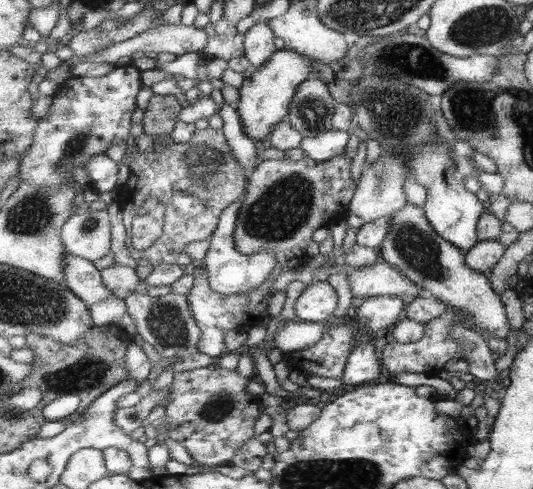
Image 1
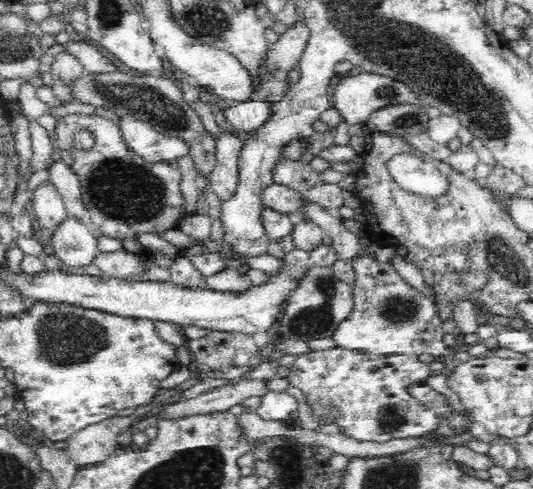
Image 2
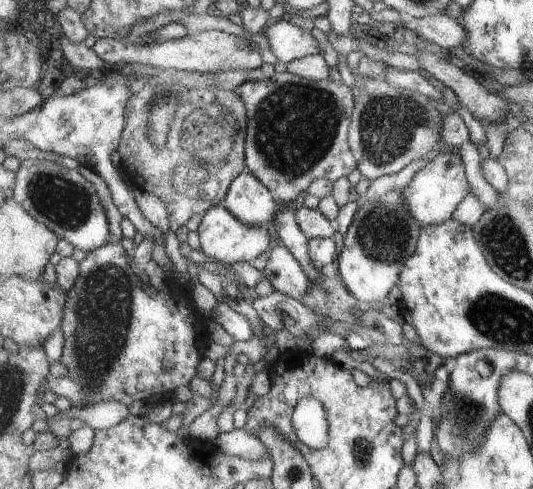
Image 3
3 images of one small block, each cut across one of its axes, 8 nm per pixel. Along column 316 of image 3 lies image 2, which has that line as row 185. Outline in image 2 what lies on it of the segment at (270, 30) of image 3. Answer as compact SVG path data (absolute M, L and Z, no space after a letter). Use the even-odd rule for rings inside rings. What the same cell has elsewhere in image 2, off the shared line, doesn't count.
M50 179L42 182L33 191L32 204L34 205L35 224L51 233L56 230L56 226L64 218L69 217L62 196Z

